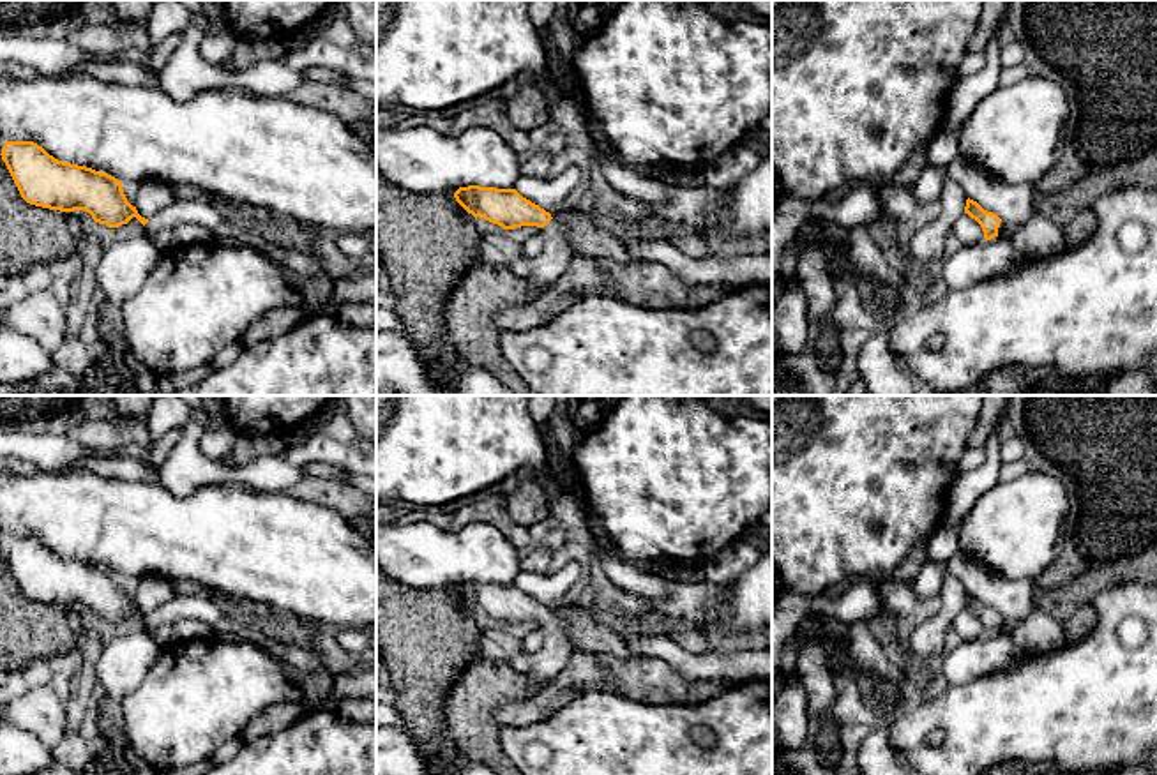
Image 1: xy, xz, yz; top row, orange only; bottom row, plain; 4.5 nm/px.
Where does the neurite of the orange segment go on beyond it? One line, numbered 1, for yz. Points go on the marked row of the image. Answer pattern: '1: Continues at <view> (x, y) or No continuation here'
1: Continues at yz (1037, 235)

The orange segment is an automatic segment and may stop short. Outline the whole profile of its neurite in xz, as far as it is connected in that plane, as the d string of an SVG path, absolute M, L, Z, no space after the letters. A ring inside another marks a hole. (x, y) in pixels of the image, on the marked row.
M468 185L459 187L454 198L475 219L484 217L503 229L521 226L541 229L544 247L539 256L532 258L532 274L526 277L533 286L551 286L578 256L578 249L569 238L569 226L523 198L516 189Z

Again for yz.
M968 198L964 214L980 224L986 240L1003 237L1023 256L1051 256L1067 247L1062 228L1042 212L1033 210L1019 228L1010 228L996 214Z

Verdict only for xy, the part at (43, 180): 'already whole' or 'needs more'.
needs more

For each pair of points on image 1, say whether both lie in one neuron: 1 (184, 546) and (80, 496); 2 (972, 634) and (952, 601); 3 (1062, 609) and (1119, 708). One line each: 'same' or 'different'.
1: same
2: different
3: different

